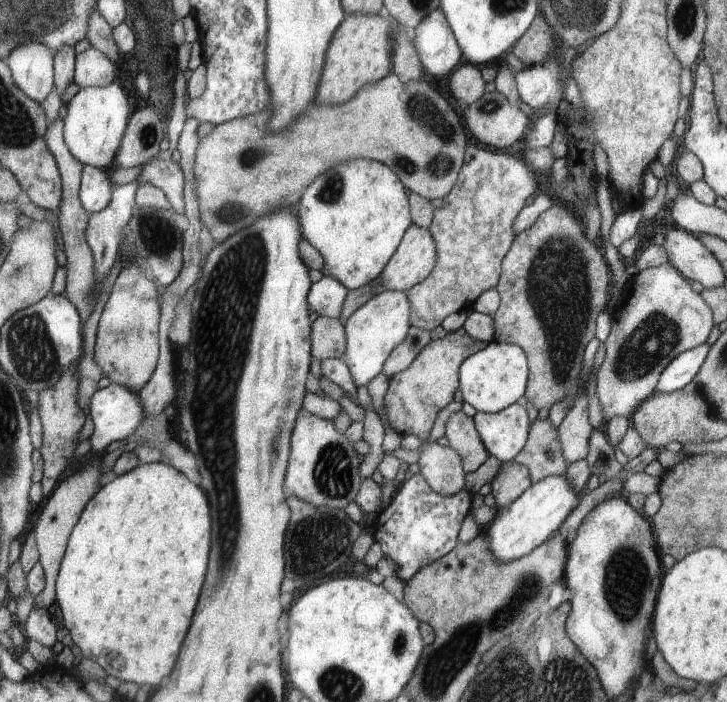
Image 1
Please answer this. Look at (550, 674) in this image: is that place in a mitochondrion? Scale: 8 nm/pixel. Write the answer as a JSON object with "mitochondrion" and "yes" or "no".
{"mitochondrion":"yes"}

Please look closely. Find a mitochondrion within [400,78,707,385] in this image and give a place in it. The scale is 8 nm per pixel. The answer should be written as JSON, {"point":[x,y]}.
{"point":[426,112]}

